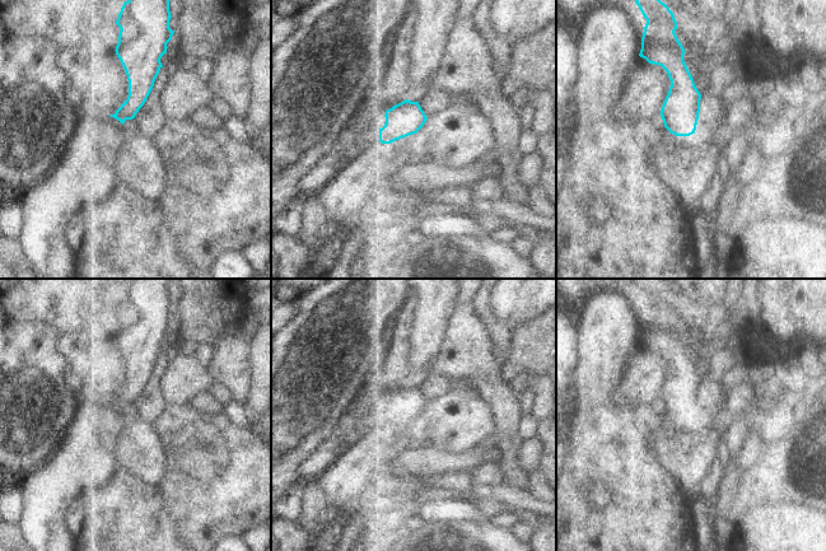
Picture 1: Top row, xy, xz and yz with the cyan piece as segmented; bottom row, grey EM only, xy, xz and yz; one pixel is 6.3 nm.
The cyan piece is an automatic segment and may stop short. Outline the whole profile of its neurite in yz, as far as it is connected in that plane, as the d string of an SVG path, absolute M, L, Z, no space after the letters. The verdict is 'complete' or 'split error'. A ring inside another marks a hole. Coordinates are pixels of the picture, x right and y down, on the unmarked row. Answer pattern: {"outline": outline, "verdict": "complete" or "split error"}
{"outline": "M639 279L635 288L647 304L639 341L662 351L671 372L661 394L664 412L676 421L695 419L701 379L683 346L685 333L675 316L677 307L659 285L662 279Z", "verdict": "complete"}

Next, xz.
{"outline": "M409 384L387 394L384 391L364 389L360 394L356 425L372 431L391 429L416 419L428 402L419 387Z", "verdict": "split error"}

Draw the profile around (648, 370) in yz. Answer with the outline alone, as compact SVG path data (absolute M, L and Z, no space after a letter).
M639 342L630 354L621 396L641 403L659 402L669 372L671 365L662 351Z

